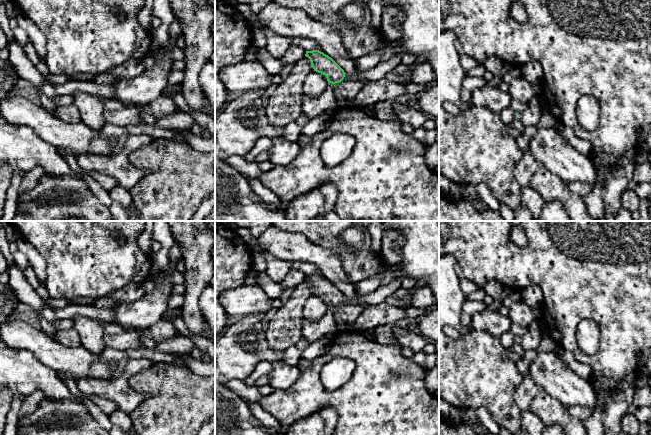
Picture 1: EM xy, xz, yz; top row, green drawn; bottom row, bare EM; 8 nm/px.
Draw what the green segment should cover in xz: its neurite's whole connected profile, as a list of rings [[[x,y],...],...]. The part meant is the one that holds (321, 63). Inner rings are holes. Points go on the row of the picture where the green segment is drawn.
[[[319,50],[306,51],[305,56],[310,59],[314,71],[326,76],[327,81],[329,83],[328,86],[332,87],[334,90],[336,100],[354,100],[364,87],[365,84],[361,81],[346,80],[344,78],[344,70],[331,57],[324,54],[323,52]]]

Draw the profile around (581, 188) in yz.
[[[583,181],[565,182],[565,185],[577,195],[584,197],[591,192],[593,186]]]

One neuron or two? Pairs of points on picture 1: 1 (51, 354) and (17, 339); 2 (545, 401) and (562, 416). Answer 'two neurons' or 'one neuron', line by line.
1: one neuron
2: one neuron

